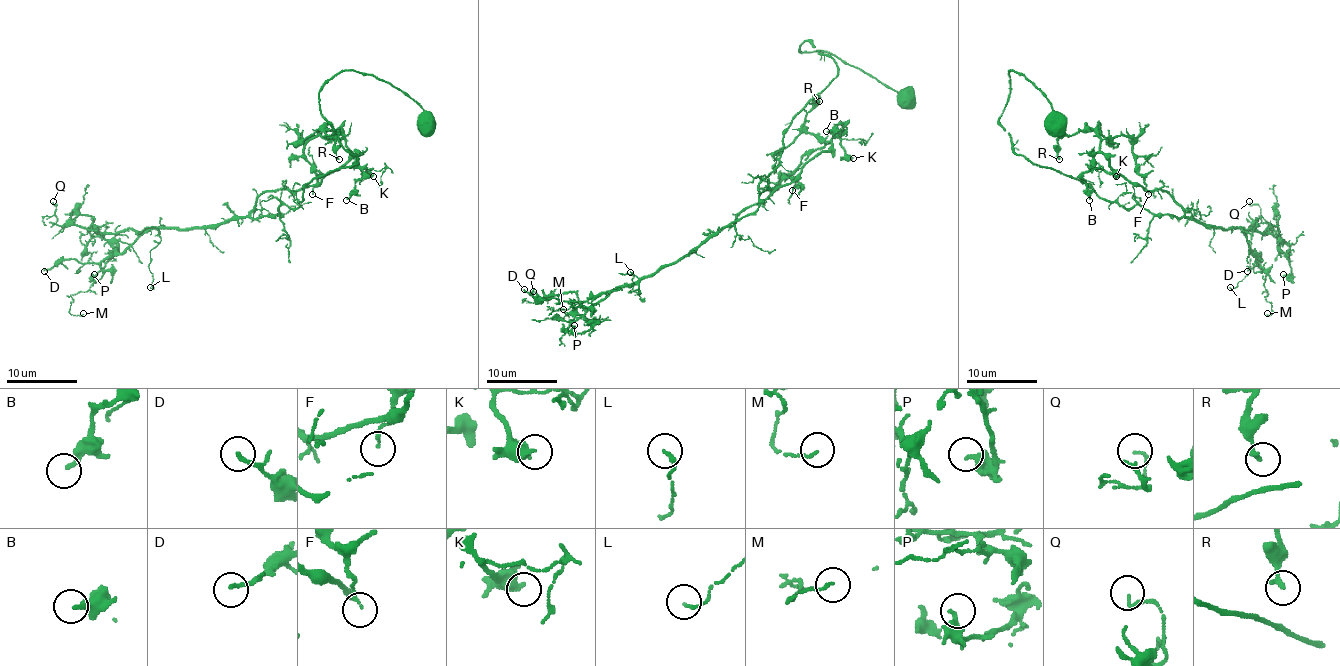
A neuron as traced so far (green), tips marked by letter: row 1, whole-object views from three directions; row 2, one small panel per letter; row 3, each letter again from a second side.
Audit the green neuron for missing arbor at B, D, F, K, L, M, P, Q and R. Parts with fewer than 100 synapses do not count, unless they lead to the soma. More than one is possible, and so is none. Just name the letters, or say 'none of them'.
none of them

